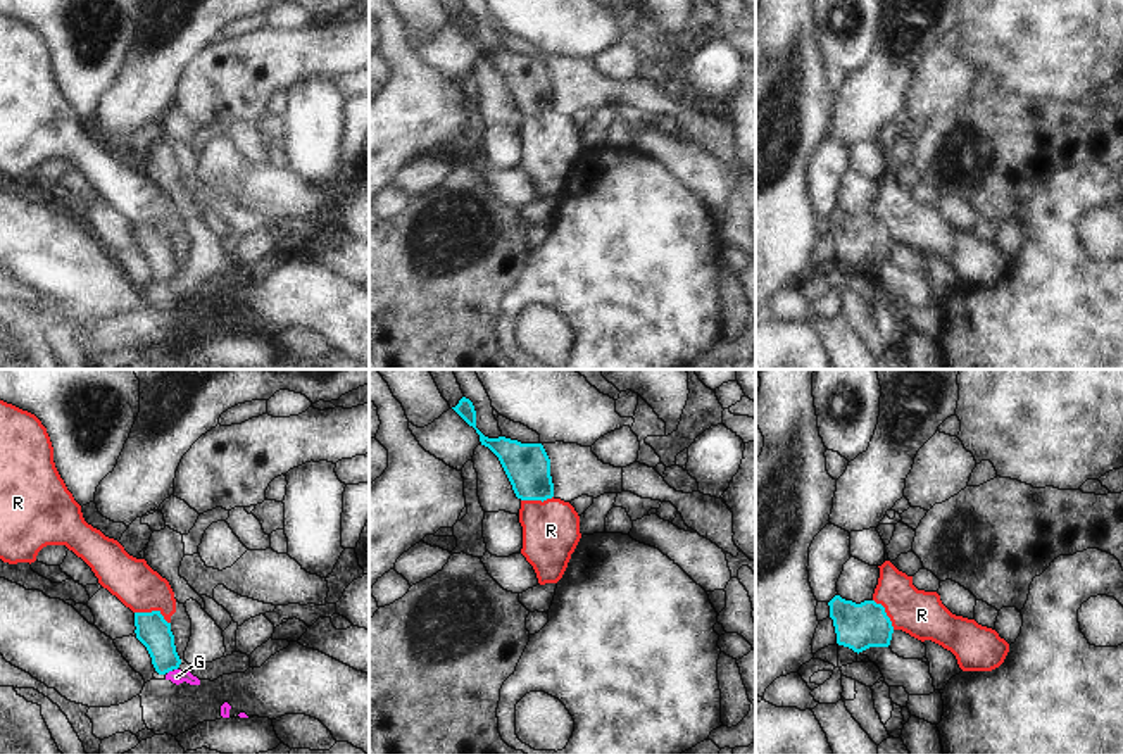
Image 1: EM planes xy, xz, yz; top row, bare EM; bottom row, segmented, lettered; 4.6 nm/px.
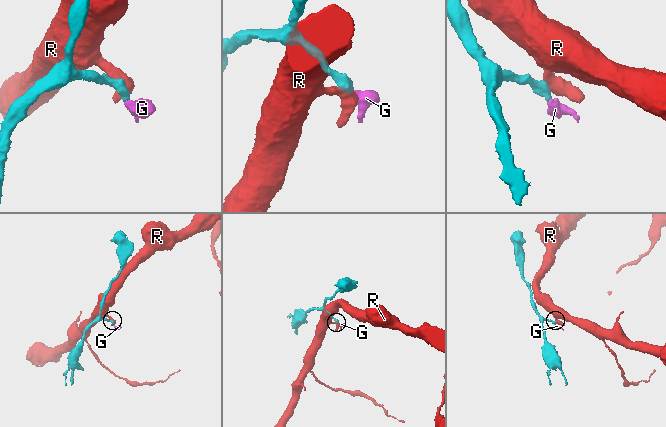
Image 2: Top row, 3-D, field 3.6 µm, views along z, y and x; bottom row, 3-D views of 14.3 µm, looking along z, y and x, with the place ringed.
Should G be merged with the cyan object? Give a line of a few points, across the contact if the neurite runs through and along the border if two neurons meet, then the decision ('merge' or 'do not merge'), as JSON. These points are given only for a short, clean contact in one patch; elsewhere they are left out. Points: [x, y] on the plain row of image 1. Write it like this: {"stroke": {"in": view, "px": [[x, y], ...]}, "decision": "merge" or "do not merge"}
{"stroke": {"in": "xy", "px": [[152, 244], [169, 283], [176, 290]]}, "decision": "merge"}

